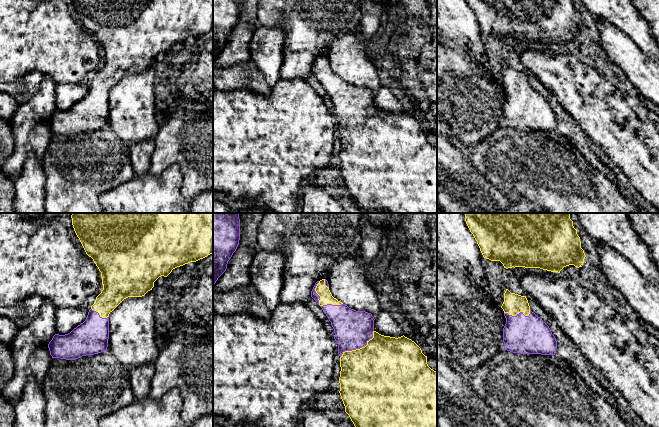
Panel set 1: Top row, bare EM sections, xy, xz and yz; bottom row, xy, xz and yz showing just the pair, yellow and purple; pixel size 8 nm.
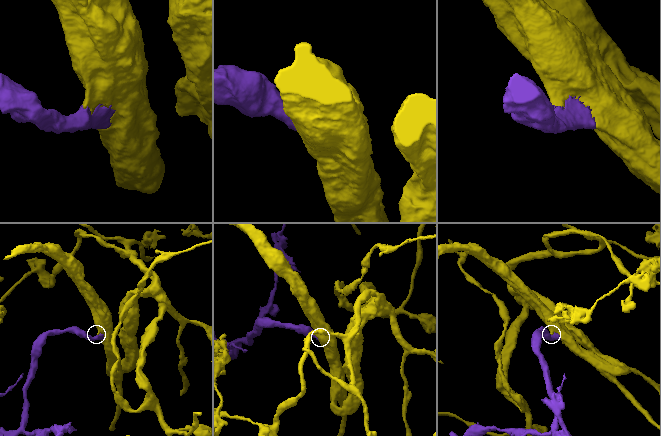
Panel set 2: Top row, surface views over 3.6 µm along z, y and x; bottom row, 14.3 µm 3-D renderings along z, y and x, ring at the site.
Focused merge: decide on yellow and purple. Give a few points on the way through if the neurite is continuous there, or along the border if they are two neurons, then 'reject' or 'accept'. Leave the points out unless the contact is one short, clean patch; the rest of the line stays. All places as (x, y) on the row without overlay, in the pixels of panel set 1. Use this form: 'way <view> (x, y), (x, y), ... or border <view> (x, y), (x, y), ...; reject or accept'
accept

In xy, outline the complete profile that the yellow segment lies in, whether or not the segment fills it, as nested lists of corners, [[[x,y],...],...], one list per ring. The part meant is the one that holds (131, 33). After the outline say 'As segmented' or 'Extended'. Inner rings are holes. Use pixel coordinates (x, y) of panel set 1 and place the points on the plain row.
[[[72,0],[74,7],[79,14],[86,30],[91,33],[101,48],[103,66],[96,73],[94,80],[88,88],[86,96],[74,104],[70,109],[65,111],[55,110],[48,120],[50,131],[52,134],[60,134],[66,136],[75,136],[82,132],[94,131],[107,127],[109,115],[109,90],[126,74],[142,73],[154,63],[154,58],[161,52],[167,53],[173,45],[196,38],[213,29],[213,0]]]. Extended

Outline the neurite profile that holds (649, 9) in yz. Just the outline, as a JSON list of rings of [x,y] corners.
[[[632,0],[632,3],[648,22],[651,33],[659,44],[659,0]]]

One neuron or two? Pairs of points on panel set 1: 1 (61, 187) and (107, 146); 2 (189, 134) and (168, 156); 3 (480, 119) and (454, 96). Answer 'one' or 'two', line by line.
1: one
2: one
3: one

